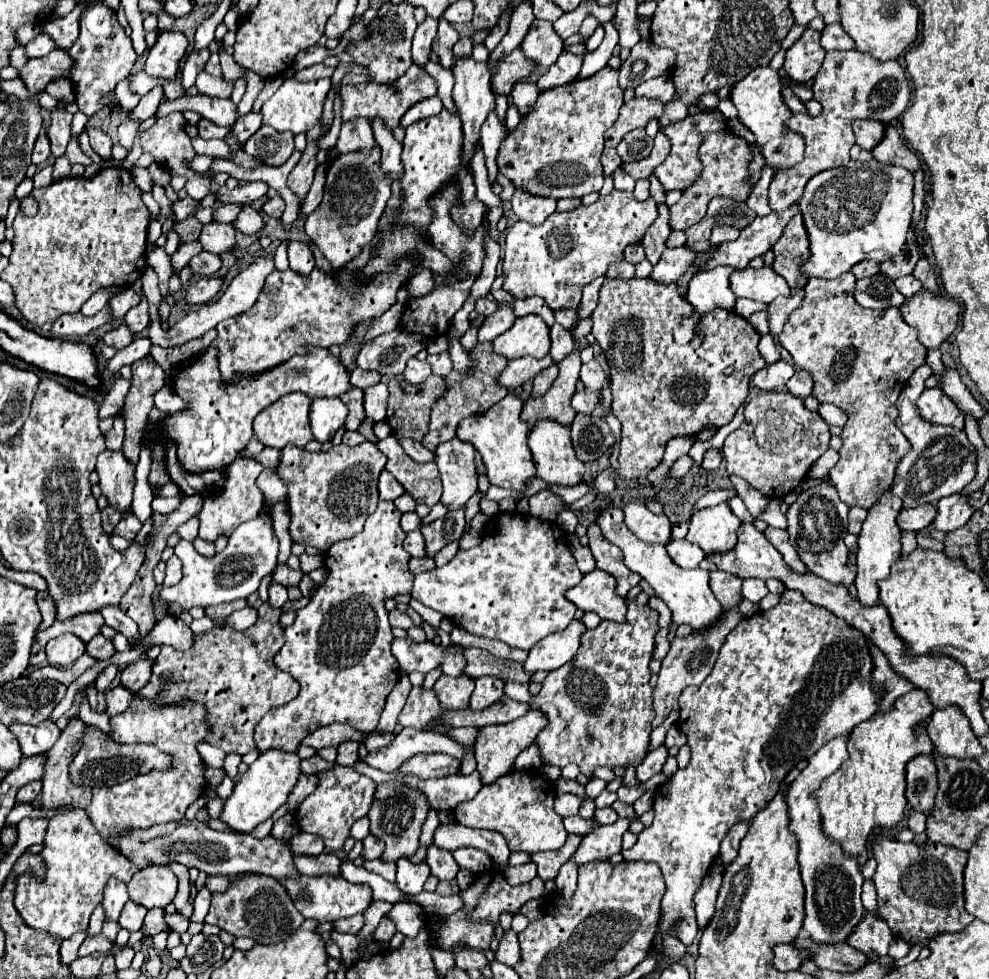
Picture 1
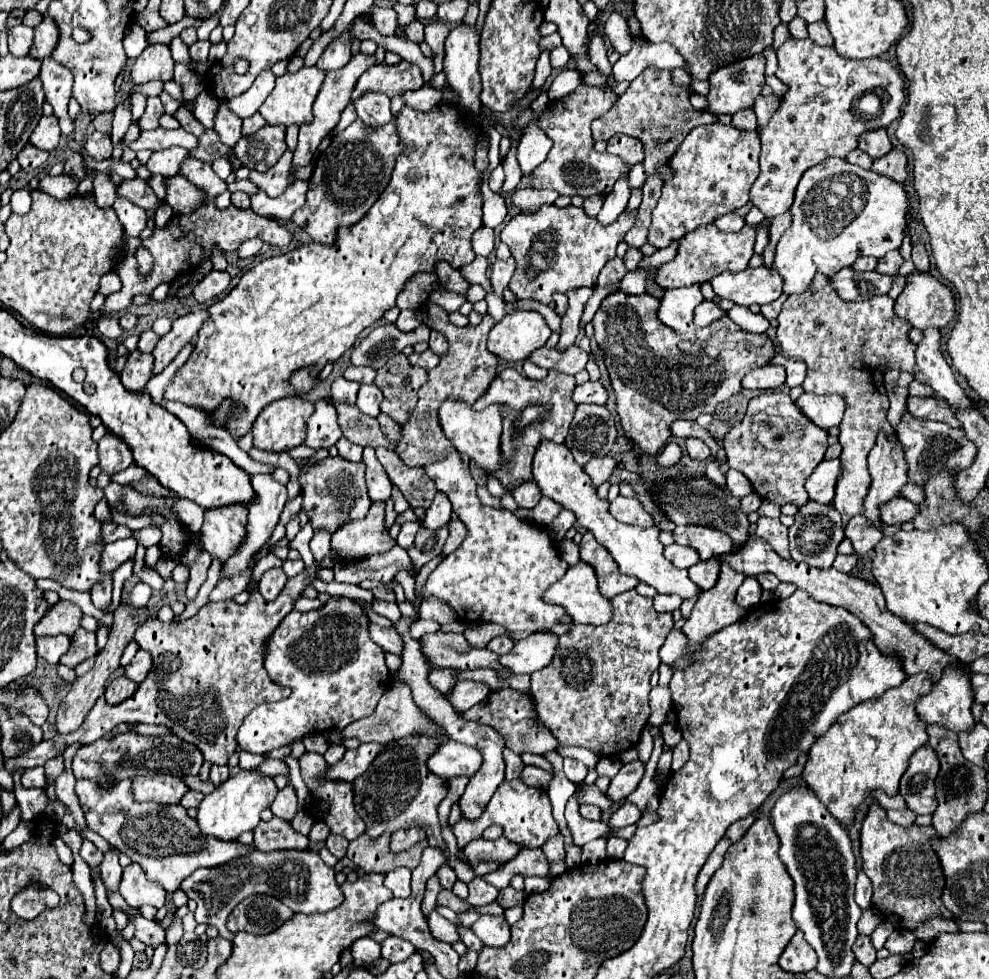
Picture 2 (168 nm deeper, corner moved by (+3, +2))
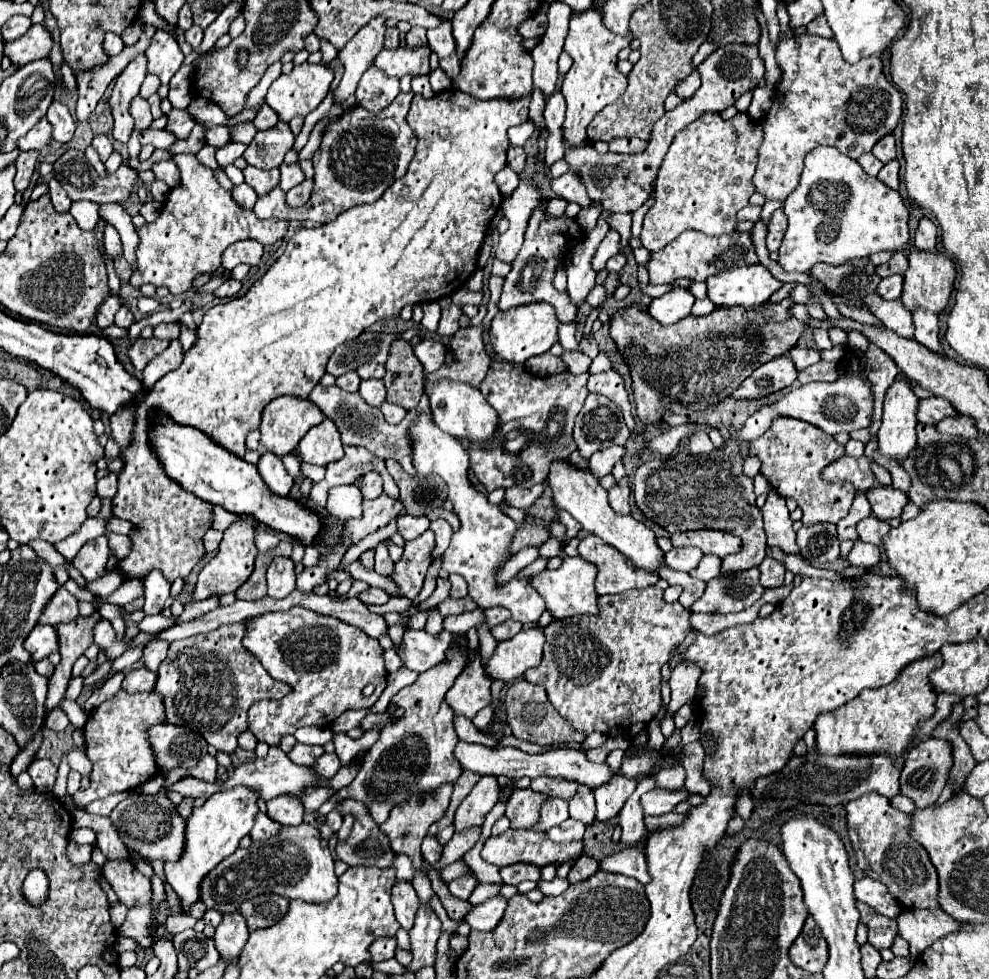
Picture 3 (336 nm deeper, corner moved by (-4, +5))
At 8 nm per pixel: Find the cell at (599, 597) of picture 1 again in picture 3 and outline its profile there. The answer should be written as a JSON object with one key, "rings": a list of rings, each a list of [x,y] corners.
{"rings":[[[564,558],[564,564],[558,570],[544,570],[536,578],[532,578],[532,586],[546,600],[546,608],[554,614],[554,618],[570,618],[582,614],[598,614],[598,594],[594,590],[594,578],[598,570],[594,564],[584,558]]]}

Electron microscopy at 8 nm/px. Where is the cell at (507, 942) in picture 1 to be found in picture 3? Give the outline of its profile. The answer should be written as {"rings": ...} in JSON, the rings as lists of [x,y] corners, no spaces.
{"rings":[[[494,896],[478,906],[474,906],[466,914],[466,922],[472,930],[494,930],[506,912],[506,900],[502,896]]]}

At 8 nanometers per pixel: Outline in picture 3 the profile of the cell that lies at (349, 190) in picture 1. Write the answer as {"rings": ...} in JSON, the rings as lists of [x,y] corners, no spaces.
{"rings":[[[414,92],[398,94],[396,100],[380,114],[366,112],[364,108],[354,108],[344,112],[338,122],[328,126],[320,150],[314,154],[314,190],[312,198],[302,208],[288,208],[282,204],[282,196],[278,192],[270,192],[258,198],[254,206],[254,214],[258,218],[274,218],[274,220],[298,220],[298,222],[316,222],[326,224],[336,216],[346,212],[358,204],[370,204],[378,200],[392,182],[406,174],[406,168],[416,150],[416,136],[406,122],[406,114],[410,108]]]}

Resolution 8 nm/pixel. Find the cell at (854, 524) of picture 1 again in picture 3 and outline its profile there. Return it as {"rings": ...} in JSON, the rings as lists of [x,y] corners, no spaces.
{"rings":[[[868,516],[866,520],[858,522],[856,530],[858,530],[858,536],[860,536],[862,542],[870,542],[870,544],[880,546],[882,536],[890,530],[890,526],[888,526],[888,522],[882,522],[882,520],[874,518],[874,516]]]}

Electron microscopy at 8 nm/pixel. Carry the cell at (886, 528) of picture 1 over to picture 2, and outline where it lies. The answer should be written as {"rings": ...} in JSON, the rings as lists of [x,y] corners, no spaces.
{"rings":[[[885,433],[877,435],[877,443],[869,453],[871,489],[865,497],[865,517],[875,527],[881,527],[879,505],[901,495],[901,487],[907,483],[907,463],[903,445],[889,441]]]}

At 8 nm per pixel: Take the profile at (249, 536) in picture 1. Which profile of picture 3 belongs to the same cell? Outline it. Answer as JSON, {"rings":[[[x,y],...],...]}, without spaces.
{"rings":[[[264,452],[260,462],[258,462],[258,472],[260,472],[262,480],[268,484],[272,494],[288,496],[288,492],[290,492],[290,488],[294,484],[294,478],[286,472],[282,460],[276,454]]]}

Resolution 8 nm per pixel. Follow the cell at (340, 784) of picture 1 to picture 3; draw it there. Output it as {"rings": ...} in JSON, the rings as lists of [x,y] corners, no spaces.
{"rings":[[[296,744],[292,750],[290,750],[290,760],[296,762],[296,764],[302,764],[302,766],[314,766],[316,758],[324,754],[324,748],[322,746],[306,746],[306,744]]]}

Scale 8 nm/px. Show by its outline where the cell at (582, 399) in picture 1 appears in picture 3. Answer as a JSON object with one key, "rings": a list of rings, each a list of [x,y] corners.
{"rings":[[[606,370],[600,374],[592,374],[588,378],[588,390],[600,396],[610,398],[614,404],[618,404],[624,412],[624,421],[626,426],[634,433],[636,433],[636,420],[632,416],[632,404],[628,400],[628,392],[624,388],[622,376],[616,370]]]}

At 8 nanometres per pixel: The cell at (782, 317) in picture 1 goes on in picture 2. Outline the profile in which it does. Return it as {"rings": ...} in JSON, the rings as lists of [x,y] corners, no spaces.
{"rings":[[[827,157],[823,163],[807,169],[795,189],[795,199],[791,205],[791,227],[777,243],[773,269],[783,277],[783,293],[803,293],[813,281],[815,273],[827,277],[835,275],[843,267],[855,263],[857,257],[885,257],[887,251],[899,249],[905,237],[905,211],[907,211],[907,193],[903,183],[887,181],[887,177],[877,177],[873,171],[865,171],[859,165],[851,165],[847,159]]]}

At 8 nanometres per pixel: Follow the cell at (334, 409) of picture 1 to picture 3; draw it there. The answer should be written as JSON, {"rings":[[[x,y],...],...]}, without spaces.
{"rings":[[[324,418],[318,426],[310,428],[306,438],[302,438],[302,442],[298,444],[298,454],[304,462],[318,466],[340,460],[344,456],[344,446],[338,428],[334,428],[334,422],[330,422],[330,418]]]}

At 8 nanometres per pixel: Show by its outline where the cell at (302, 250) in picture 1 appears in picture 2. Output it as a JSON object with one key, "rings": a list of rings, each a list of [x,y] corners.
{"rings":[[[187,157],[179,169],[179,173],[191,181],[197,189],[201,189],[205,193],[203,203],[189,215],[173,215],[171,221],[167,223],[167,227],[159,229],[153,227],[153,235],[149,239],[143,239],[143,247],[151,253],[153,257],[153,269],[147,275],[139,273],[139,265],[135,257],[123,257],[117,265],[115,265],[115,273],[121,277],[123,287],[117,293],[111,293],[103,305],[103,313],[119,313],[123,309],[127,309],[131,305],[131,299],[139,293],[151,295],[153,289],[161,283],[171,283],[175,281],[177,275],[187,273],[187,265],[191,269],[197,269],[205,259],[211,259],[213,249],[217,247],[221,253],[231,253],[235,251],[243,241],[259,237],[265,243],[277,245],[281,249],[287,249],[291,243],[291,233],[279,225],[277,221],[271,221],[267,217],[255,215],[251,209],[243,211],[243,209],[235,209],[235,207],[227,207],[227,209],[217,209],[215,207],[215,197],[227,190],[227,184],[220,179],[213,169],[203,163],[197,161],[193,157]]]}

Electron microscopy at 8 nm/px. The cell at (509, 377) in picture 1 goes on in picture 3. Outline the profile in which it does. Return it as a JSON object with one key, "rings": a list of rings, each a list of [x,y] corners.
{"rings":[[[576,348],[576,350],[564,350],[562,352],[562,362],[566,364],[566,368],[568,368],[568,372],[572,372],[572,374],[582,374],[582,372],[588,372],[588,368],[590,368],[590,358],[580,350],[580,348]]]}

